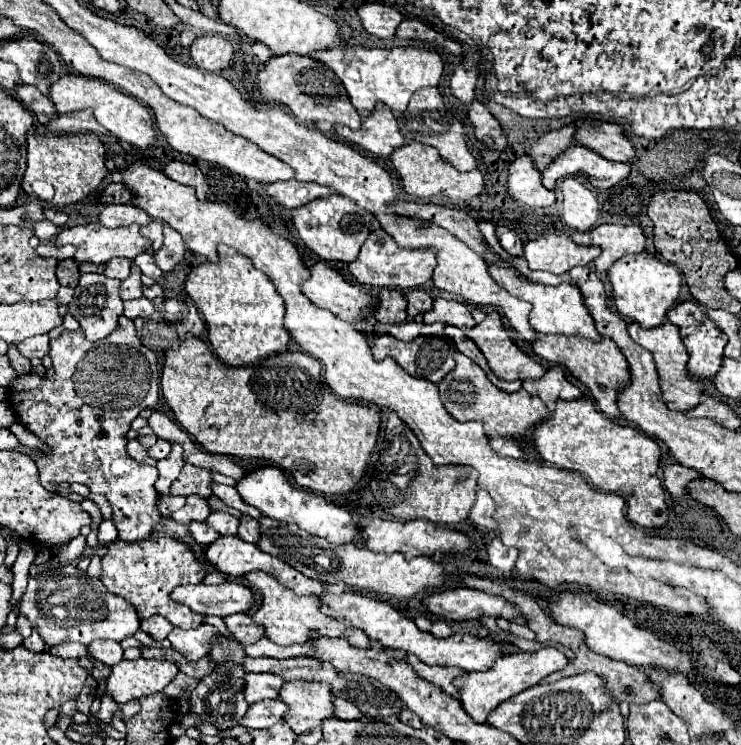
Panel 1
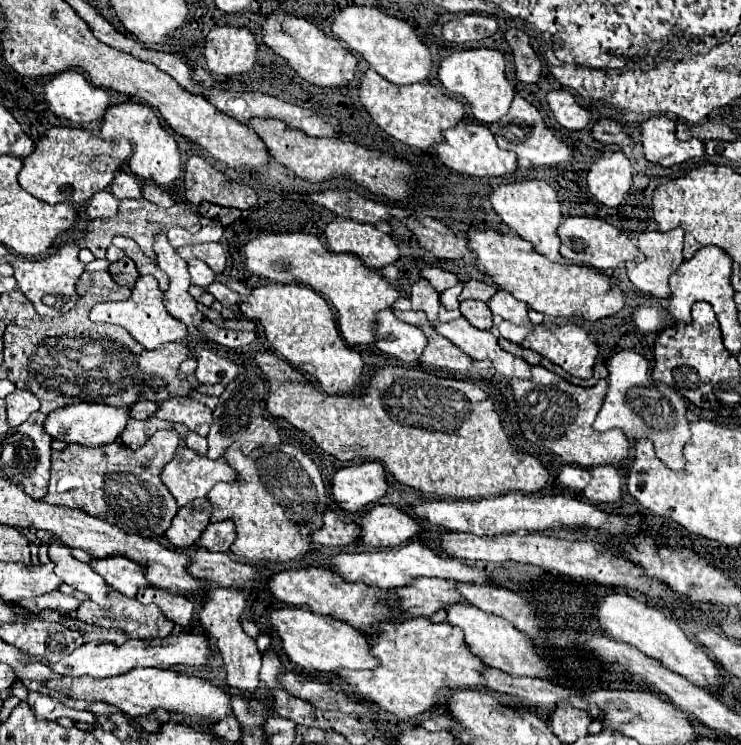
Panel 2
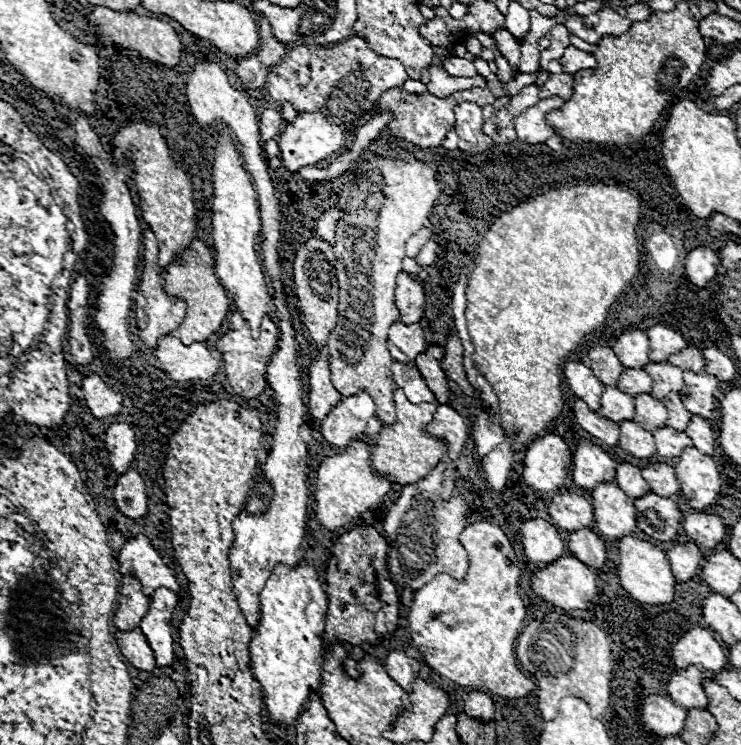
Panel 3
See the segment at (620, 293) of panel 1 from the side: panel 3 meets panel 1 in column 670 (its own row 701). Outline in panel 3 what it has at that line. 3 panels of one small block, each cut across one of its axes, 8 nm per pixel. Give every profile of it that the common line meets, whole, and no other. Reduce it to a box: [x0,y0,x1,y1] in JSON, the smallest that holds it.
[248,564,328,724]

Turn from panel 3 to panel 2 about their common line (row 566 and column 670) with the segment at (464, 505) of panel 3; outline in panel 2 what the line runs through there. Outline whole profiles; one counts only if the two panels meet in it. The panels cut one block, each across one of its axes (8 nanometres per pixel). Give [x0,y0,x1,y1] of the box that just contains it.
[594,350,690,470]

